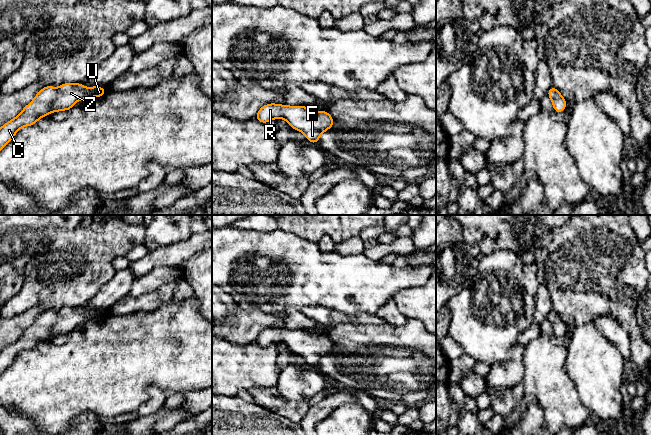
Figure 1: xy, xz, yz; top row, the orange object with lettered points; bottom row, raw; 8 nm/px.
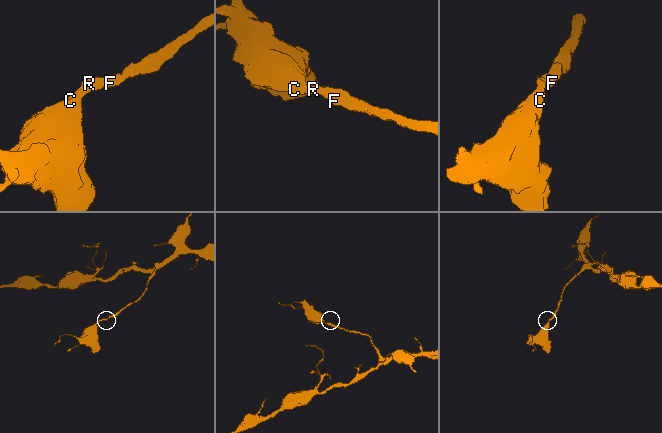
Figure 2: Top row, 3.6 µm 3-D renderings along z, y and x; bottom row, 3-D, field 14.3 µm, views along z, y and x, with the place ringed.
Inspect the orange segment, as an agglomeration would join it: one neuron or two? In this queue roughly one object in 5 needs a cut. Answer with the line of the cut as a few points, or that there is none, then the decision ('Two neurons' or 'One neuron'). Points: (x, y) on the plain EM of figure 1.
No split. One neuron

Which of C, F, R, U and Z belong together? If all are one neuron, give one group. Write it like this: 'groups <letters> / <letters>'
groups C F R U Z

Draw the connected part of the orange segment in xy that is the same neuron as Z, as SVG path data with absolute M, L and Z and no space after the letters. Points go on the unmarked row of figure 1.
M64 307L59 312L45 310L17 341L0 351L0 375L13 363L20 352L34 349L52 336L70 334L80 324L101 321L106 312L86 312L81 307Z

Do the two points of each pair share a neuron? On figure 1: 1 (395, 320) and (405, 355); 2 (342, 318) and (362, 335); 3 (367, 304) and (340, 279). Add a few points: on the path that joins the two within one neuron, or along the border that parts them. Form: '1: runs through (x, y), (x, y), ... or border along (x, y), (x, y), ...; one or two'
1: border along (407, 318), (400, 326), (393, 326), (385, 321); two
2: border along (325, 324), (373, 324); two
3: runs through (360, 297), (347, 284); one

